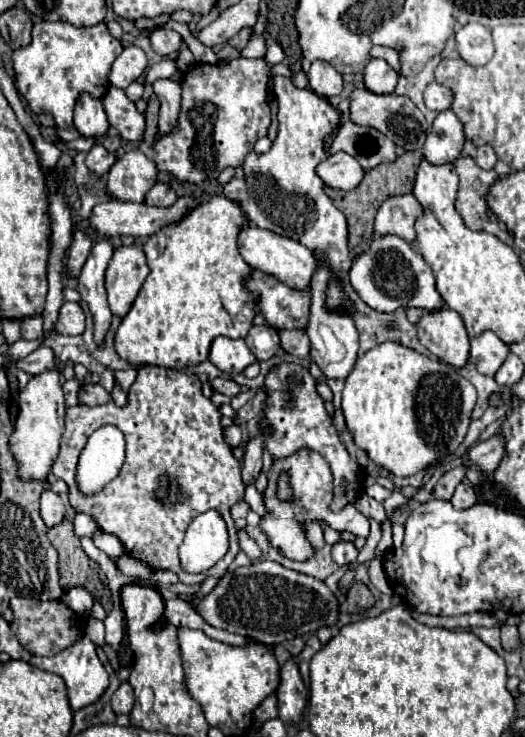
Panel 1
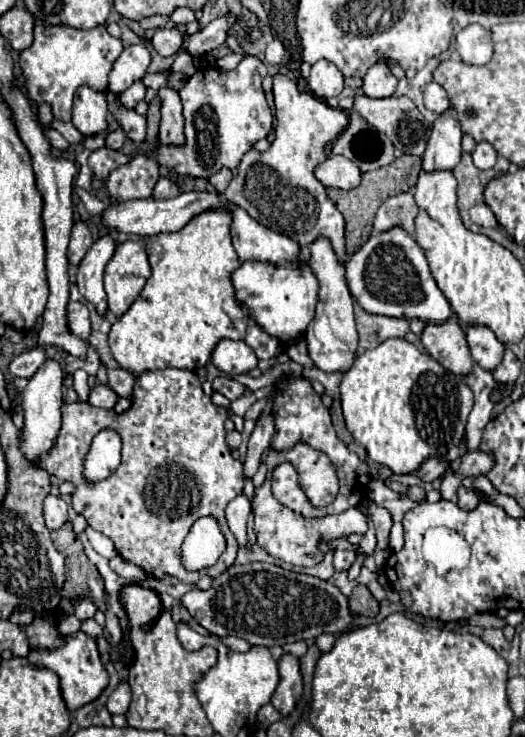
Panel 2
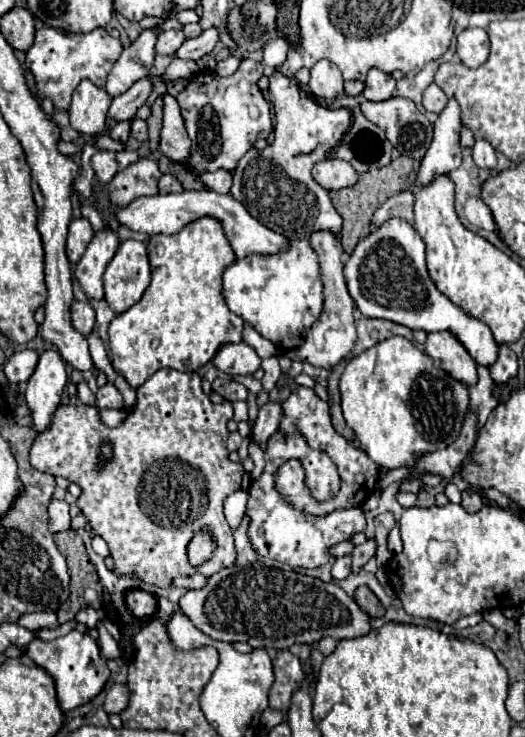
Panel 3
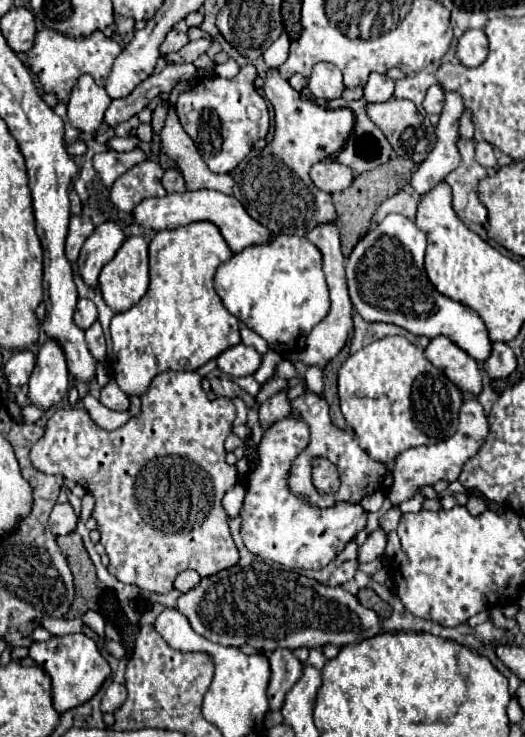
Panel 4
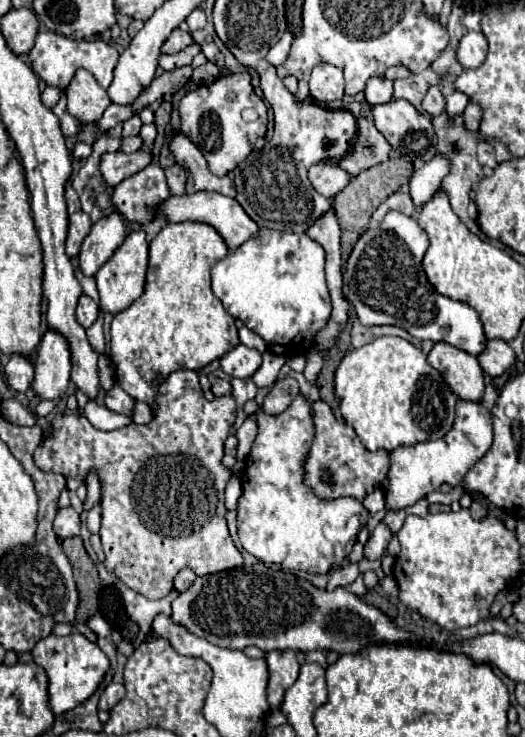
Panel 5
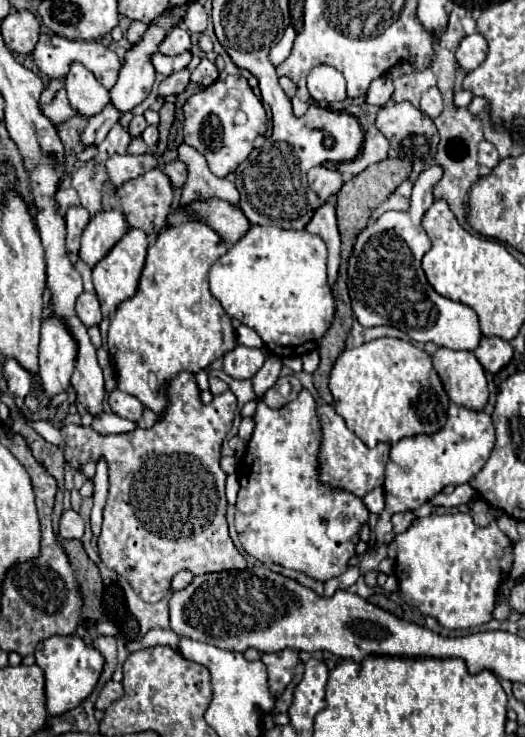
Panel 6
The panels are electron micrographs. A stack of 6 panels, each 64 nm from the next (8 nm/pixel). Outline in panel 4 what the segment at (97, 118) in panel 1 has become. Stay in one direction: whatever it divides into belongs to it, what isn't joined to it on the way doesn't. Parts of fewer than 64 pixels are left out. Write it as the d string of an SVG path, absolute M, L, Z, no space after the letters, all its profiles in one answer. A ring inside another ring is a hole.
M82 76L68 102L68 120L80 132L96 132L104 122L104 112L112 98L92 76Z

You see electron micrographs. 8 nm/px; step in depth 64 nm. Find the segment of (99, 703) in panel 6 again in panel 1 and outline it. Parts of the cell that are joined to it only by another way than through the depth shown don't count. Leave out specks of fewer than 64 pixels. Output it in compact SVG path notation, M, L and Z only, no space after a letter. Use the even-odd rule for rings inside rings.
M128 682L120 684L120 688L112 696L112 708L114 708L114 712L116 714L130 714L134 702L136 702L136 698L134 698L132 686Z

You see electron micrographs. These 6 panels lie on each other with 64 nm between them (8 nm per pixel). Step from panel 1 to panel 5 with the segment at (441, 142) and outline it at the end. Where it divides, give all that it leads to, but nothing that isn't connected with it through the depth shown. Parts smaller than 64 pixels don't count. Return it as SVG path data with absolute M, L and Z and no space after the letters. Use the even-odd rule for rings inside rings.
M452 92L450 96L446 96L446 114L448 114L448 118L450 120L458 118L464 112L466 104L468 104L468 96L464 96L462 92ZM436 154L430 162L426 162L420 170L416 170L412 174L410 196L416 204L416 210L420 210L422 204L432 198L432 192L436 192L440 188L440 182L450 172L450 168L452 168L452 164L450 164L448 156Z

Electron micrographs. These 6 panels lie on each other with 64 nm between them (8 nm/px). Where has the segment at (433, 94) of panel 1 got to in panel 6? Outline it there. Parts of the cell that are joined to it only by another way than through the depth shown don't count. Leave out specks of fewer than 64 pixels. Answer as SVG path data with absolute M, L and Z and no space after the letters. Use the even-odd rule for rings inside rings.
M434 86L434 88L430 88L428 92L424 92L424 96L422 96L422 102L420 102L420 110L424 112L424 114L428 114L430 118L436 118L436 116L440 116L440 112L442 112L442 96L440 96L440 90Z

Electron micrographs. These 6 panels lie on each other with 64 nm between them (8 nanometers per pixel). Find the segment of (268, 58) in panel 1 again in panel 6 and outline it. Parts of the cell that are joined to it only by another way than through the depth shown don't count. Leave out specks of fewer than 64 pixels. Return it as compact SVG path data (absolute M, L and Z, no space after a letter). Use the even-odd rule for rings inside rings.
M288 28L288 30L284 32L282 40L270 50L270 62L272 62L274 66L282 64L282 62L290 56L290 50L292 50L292 42L294 42L294 38L296 38L296 32L294 32L292 28Z

